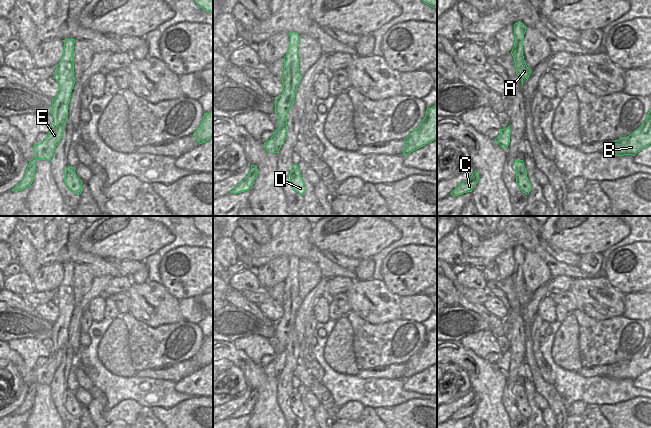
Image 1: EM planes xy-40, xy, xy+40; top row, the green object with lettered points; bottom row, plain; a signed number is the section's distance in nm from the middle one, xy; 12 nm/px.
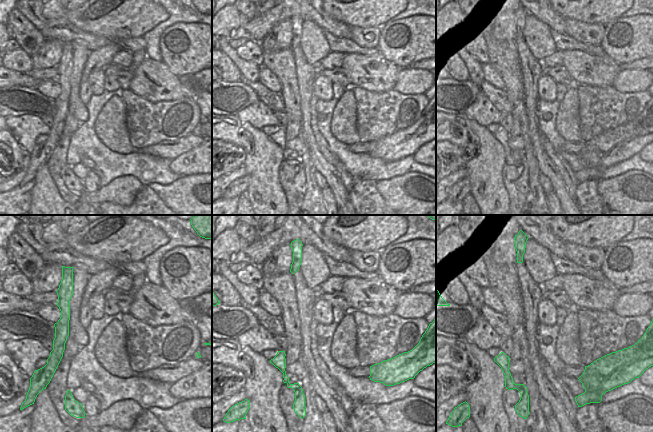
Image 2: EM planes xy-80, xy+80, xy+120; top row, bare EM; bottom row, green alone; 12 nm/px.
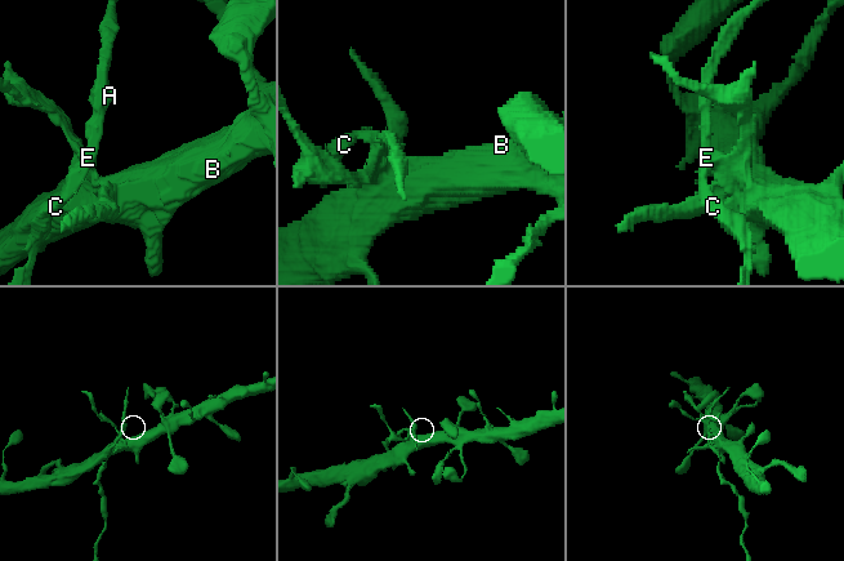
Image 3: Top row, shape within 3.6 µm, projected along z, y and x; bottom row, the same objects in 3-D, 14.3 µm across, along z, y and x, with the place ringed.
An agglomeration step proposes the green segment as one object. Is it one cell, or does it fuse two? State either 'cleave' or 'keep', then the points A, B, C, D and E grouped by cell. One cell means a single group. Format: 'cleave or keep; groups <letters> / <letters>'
cleave; groups A C E / B D

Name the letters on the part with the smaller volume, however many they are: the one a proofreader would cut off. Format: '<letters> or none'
A, C, E

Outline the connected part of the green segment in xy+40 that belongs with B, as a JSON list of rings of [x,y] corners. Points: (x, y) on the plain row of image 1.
[[[651,333],[641,350],[631,359],[614,365],[611,377],[617,380],[635,380],[651,368]]]

